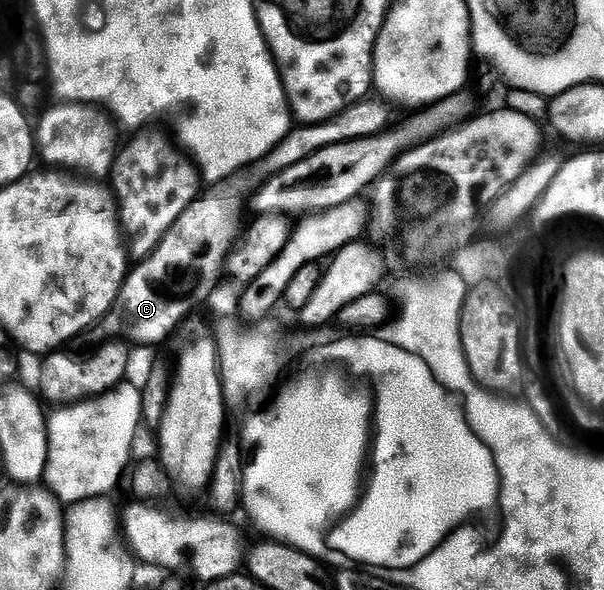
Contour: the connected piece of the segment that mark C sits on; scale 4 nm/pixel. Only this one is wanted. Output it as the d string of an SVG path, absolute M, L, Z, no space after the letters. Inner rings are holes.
M362 100L355 106L348 106L343 113L336 114L328 122L321 122L317 125L302 125L300 128L290 130L288 136L282 140L265 158L258 162L248 171L249 178L245 176L233 176L228 180L216 183L209 191L202 193L187 209L175 220L173 227L163 236L163 240L154 248L153 253L147 258L142 258L136 263L137 266L128 271L125 275L125 283L121 285L119 296L108 314L101 319L99 331L102 339L124 340L126 343L137 346L157 346L164 338L169 338L177 330L177 325L196 308L200 302L205 302L213 294L217 281L225 274L225 262L233 247L237 245L243 234L243 222L241 217L247 210L247 199L254 188L260 187L265 179L273 178L279 172L291 168L291 164L299 164L307 156L327 148L331 144L340 142L351 142L360 138L367 138L374 134L383 134L387 129L385 114L377 110L377 106L370 100ZM373 114L370 122L365 122L365 117Z

